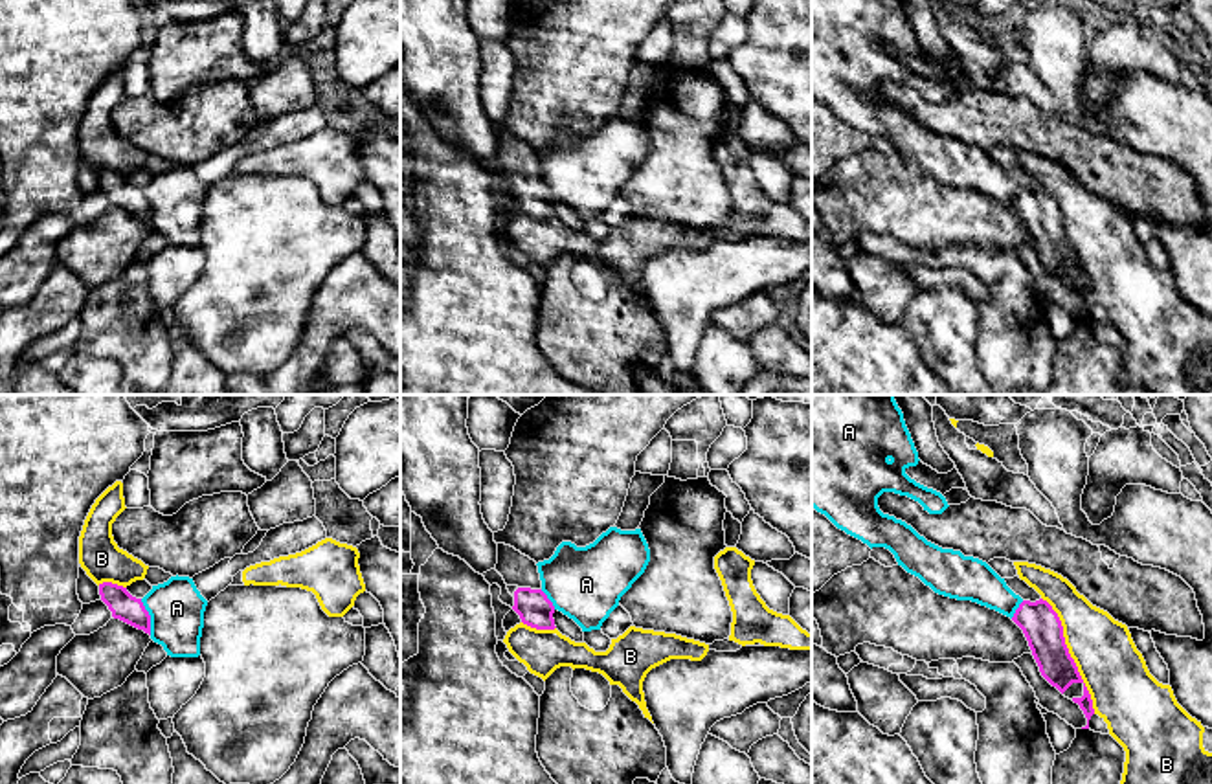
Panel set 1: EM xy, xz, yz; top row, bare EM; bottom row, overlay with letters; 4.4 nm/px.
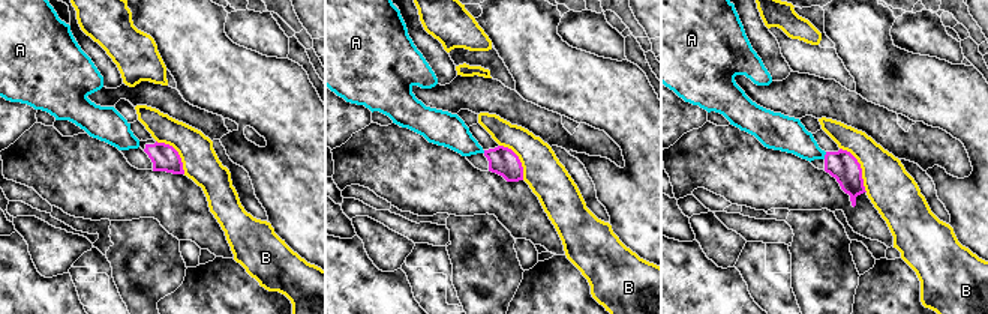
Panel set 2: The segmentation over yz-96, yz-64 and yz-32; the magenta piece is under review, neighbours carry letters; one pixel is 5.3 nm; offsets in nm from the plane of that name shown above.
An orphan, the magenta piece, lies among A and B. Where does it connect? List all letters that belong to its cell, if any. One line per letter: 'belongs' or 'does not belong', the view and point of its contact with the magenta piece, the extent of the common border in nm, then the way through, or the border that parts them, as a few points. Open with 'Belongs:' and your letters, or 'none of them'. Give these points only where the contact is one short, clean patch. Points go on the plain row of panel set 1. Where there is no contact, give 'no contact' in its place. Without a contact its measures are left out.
Belongs: none of them
A: does not belong; meets magenta in xy at (149, 206); contact 170 nm long
B: does not belong; meets magenta in yz at (1069, 245); contact 550 nm long

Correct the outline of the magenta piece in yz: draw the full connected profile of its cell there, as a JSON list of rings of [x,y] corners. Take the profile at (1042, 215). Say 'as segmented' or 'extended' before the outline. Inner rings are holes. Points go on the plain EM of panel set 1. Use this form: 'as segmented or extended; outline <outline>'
as segmented; outline [[[1023,189],[1012,209],[1023,218],[1041,264],[1052,275],[1063,283],[1072,272],[1083,272],[1065,233],[1061,209],[1047,189]]]

